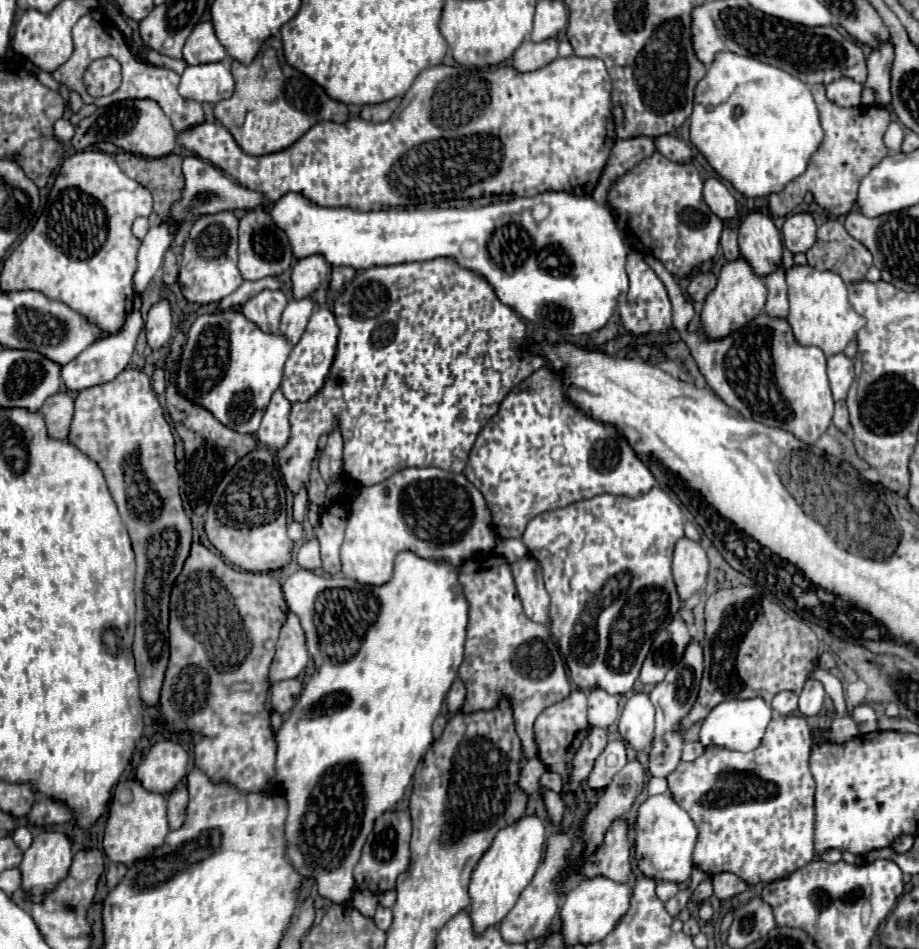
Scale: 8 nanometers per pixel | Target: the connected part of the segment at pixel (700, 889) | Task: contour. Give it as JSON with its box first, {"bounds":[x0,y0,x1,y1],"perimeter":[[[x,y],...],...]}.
{"bounds":[692,877,714,901],"perimeter":[[[708,877],[708,879],[704,879],[704,881],[694,889],[692,897],[694,897],[694,901],[704,901],[704,899],[708,899],[712,893],[714,893],[714,887],[712,887],[712,879]]]}

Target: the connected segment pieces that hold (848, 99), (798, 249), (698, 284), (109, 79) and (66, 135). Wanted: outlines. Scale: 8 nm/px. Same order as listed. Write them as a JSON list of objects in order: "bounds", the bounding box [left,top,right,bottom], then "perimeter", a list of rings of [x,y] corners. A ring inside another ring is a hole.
[{"bounds":[826,77,862,107],"perimeter":[[[842,77],[826,87],[826,97],[838,107],[856,107],[862,103],[862,85],[848,77]]]},{"bounds":[782,213,816,253],"perimeter":[[[794,213],[782,227],[784,245],[792,253],[806,253],[816,241],[816,223],[810,213]]]},{"bounds":[688,271,716,301],"perimeter":[[[712,271],[698,273],[688,285],[688,297],[690,301],[704,301],[714,287],[716,287],[716,275]]]},{"bounds":[92,57,120,97],"perimeter":[[[112,57],[92,63],[92,97],[112,95],[120,87],[120,63]]]},{"bounds":[54,119,75,141],"perimeter":[[[59,119],[54,125],[54,134],[64,141],[70,141],[74,135],[75,127],[69,120]]]}]

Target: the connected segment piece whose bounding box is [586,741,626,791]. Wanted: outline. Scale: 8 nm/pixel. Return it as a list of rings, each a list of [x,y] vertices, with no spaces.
[[[610,741],[606,749],[600,753],[600,757],[594,763],[592,773],[586,779],[586,785],[590,789],[604,789],[612,777],[626,765],[626,745],[624,741]]]

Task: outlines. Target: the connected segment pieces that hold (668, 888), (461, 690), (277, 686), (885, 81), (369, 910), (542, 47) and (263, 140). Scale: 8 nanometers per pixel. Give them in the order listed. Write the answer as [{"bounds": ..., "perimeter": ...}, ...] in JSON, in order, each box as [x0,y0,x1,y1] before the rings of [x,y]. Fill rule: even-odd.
[{"bounds":[656,881,680,901],"perimeter":[[[662,881],[656,885],[656,895],[660,901],[668,901],[670,897],[674,897],[676,893],[680,891],[680,885],[678,883],[668,883],[668,881]]]},{"bounds":[446,679,466,713],"perimeter":[[[456,679],[454,685],[452,685],[452,689],[450,689],[450,693],[448,693],[448,697],[446,697],[446,705],[448,705],[448,709],[452,713],[456,713],[456,711],[462,709],[464,699],[466,699],[466,687],[464,687],[462,679]]]},{"bounds":[272,679,302,713],"perimeter":[[[286,679],[286,681],[278,681],[272,685],[272,709],[278,713],[286,713],[294,707],[296,699],[302,693],[302,683],[298,679]]]},{"bounds":[864,43,894,109],"perimeter":[[[884,43],[880,49],[872,51],[868,57],[868,79],[864,87],[874,91],[874,105],[888,109],[892,95],[890,95],[890,69],[894,61],[894,47]]]},{"bounds":[350,891,378,917],"perimeter":[[[356,891],[352,895],[352,903],[350,903],[356,911],[360,911],[364,917],[374,917],[374,911],[378,907],[378,897],[370,891]]]},{"bounds":[512,39,558,73],"perimeter":[[[548,39],[542,43],[524,41],[524,45],[520,45],[520,49],[512,57],[512,67],[522,73],[536,71],[536,69],[546,67],[554,59],[558,59],[558,41],[556,39]]]},{"bounds":[214,37,348,155],"perimeter":[[[274,37],[272,43],[264,43],[262,51],[250,65],[234,61],[232,75],[236,89],[230,99],[224,99],[214,107],[214,117],[232,133],[240,149],[248,155],[268,155],[286,149],[320,121],[348,121],[348,107],[332,101],[318,83],[290,67]]]}]

